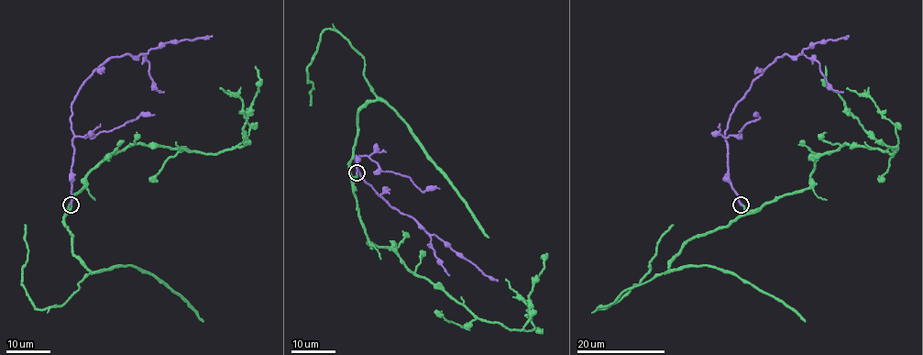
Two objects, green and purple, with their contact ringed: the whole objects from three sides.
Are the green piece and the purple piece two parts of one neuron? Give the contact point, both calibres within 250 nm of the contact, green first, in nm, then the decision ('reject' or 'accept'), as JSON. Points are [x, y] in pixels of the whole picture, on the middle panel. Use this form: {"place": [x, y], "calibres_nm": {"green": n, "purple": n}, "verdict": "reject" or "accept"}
{"place": [357, 172], "calibres_nm": {"green": 150, "purple": 240}, "verdict": "accept"}

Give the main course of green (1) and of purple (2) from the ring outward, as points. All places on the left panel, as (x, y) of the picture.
1: (71, 205), (85, 177), (130, 145), (204, 154), (241, 147), (258, 92), (256, 66)
2: (71, 205), (71, 104), (81, 86), (112, 57), (139, 56), (167, 42), (213, 35)

